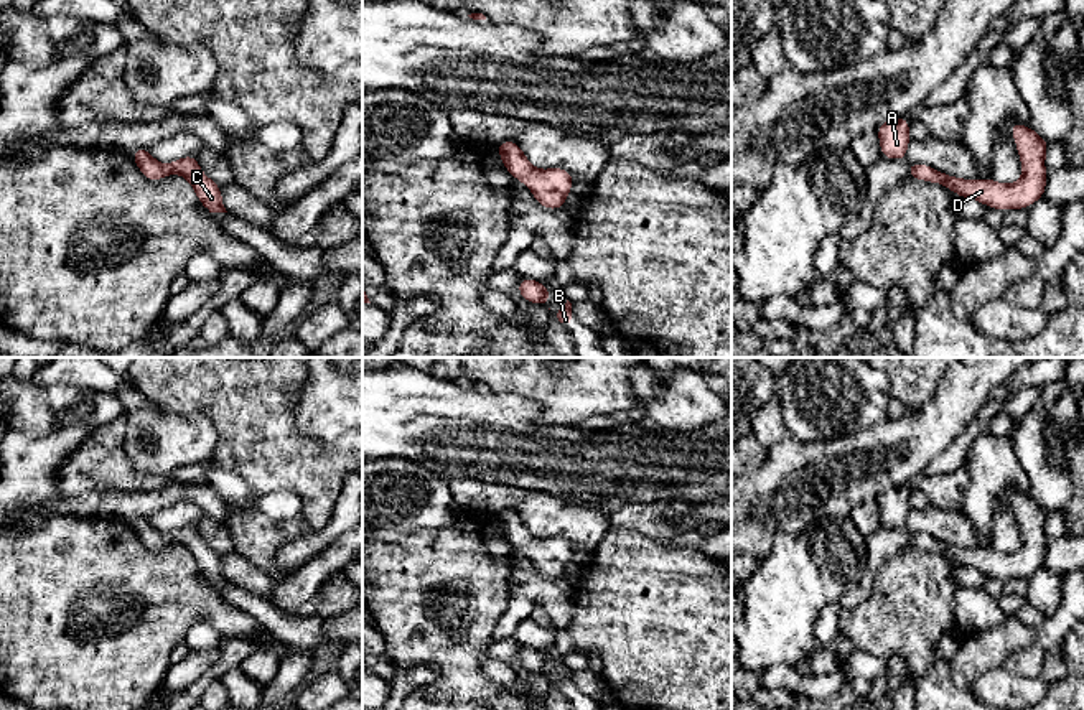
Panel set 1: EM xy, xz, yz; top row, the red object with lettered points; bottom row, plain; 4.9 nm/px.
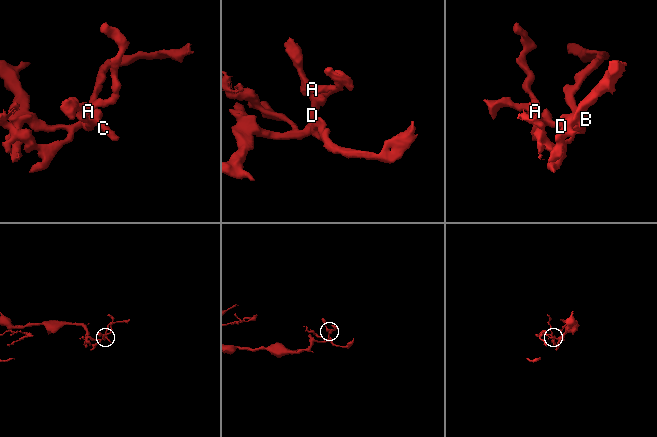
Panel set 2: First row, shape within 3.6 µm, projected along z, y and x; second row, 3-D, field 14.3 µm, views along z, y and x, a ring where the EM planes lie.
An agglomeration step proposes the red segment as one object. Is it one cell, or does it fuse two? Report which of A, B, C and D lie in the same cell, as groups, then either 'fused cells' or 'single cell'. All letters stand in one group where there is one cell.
A B C D; single cell

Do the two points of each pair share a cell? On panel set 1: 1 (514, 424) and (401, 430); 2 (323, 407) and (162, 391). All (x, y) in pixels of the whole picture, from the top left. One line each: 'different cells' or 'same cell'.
1: same cell
2: different cells

